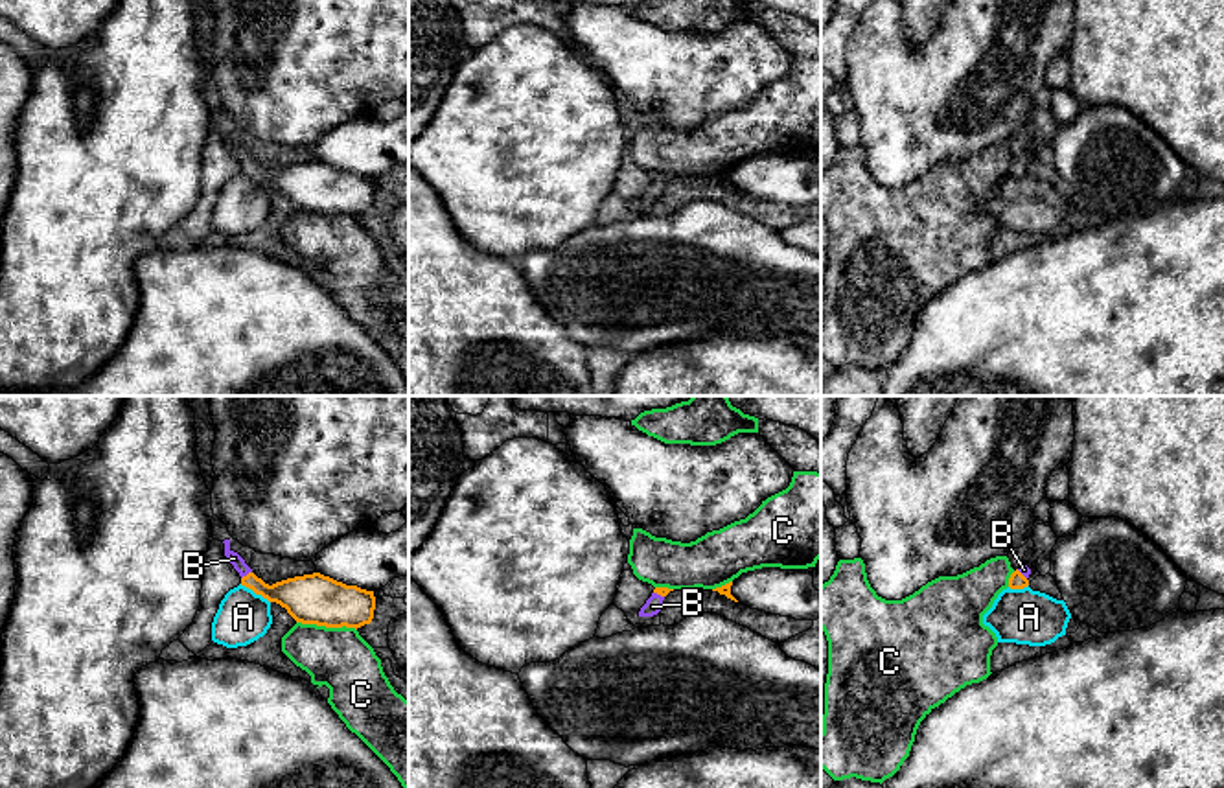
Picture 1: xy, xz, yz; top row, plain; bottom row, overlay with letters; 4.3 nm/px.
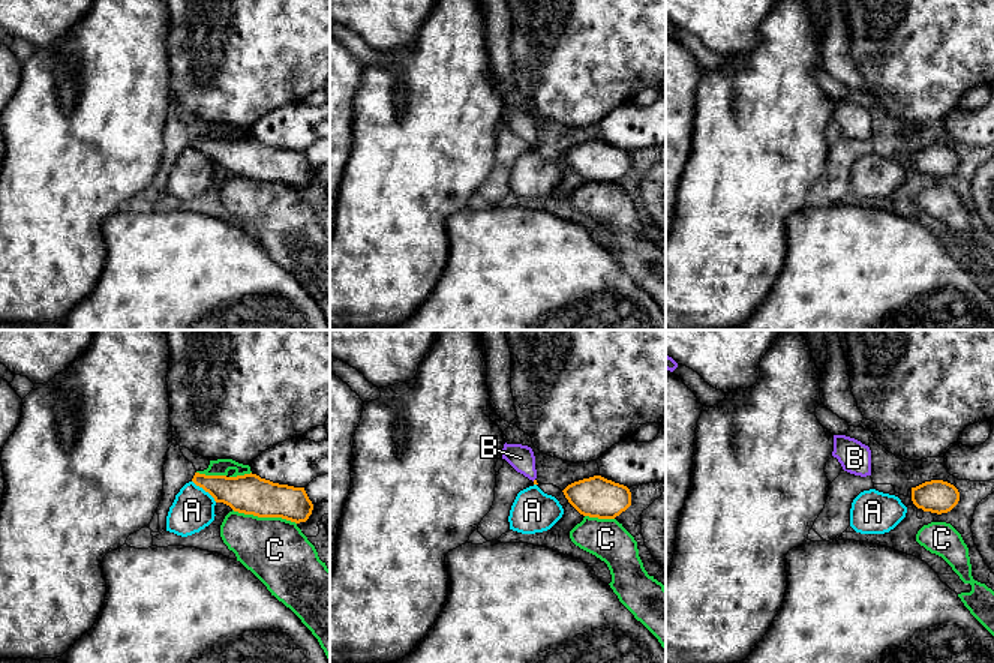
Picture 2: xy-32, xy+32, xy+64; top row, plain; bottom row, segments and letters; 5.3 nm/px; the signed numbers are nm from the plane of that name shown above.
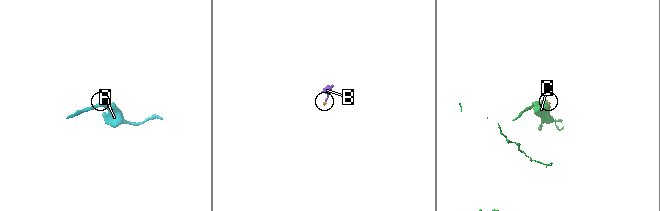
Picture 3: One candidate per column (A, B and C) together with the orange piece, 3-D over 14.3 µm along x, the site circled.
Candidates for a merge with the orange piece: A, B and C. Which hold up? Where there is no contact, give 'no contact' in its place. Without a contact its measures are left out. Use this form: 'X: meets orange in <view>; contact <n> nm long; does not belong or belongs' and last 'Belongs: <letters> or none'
A: meets orange in xy; contact 160 nm long; does not belong
B: meets orange in xy; contact 60 nm long; belongs
C: meets orange in xy; contact 260 nm long; does not belong
Belongs: B

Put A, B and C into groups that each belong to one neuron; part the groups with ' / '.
A / B / C

